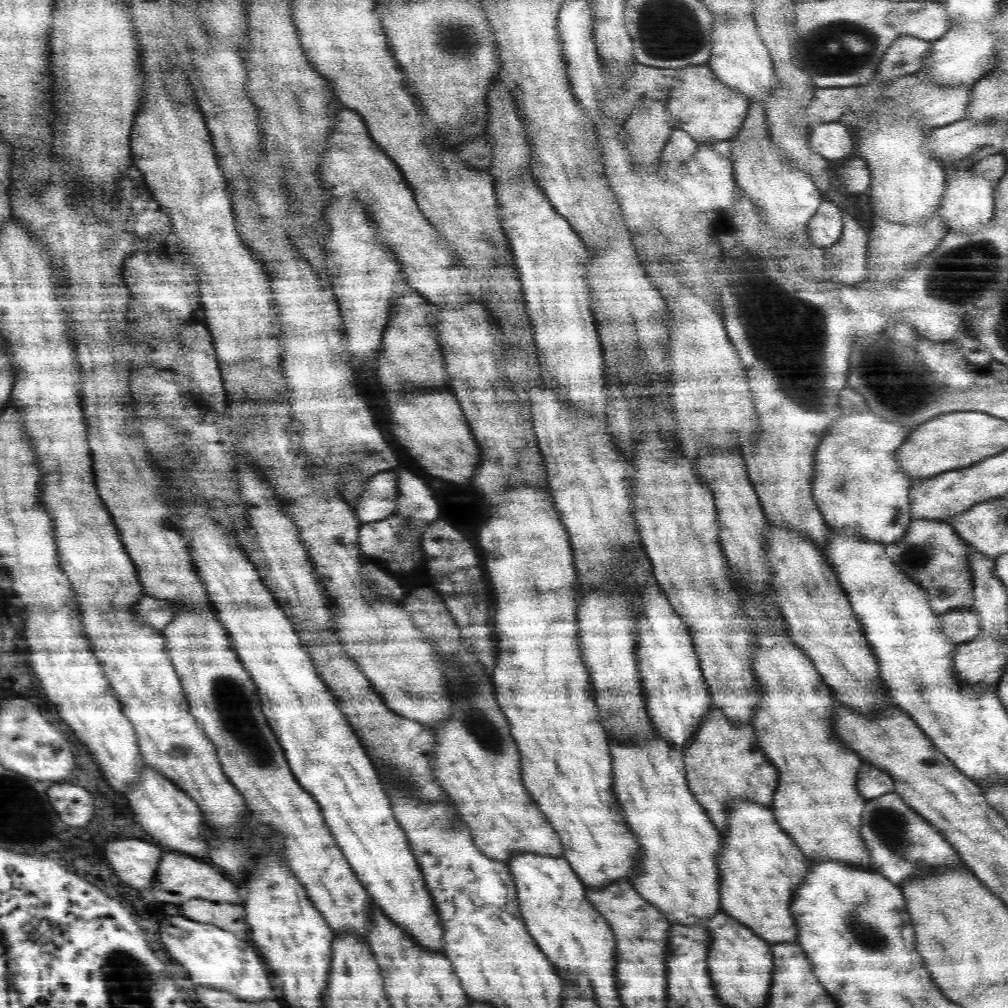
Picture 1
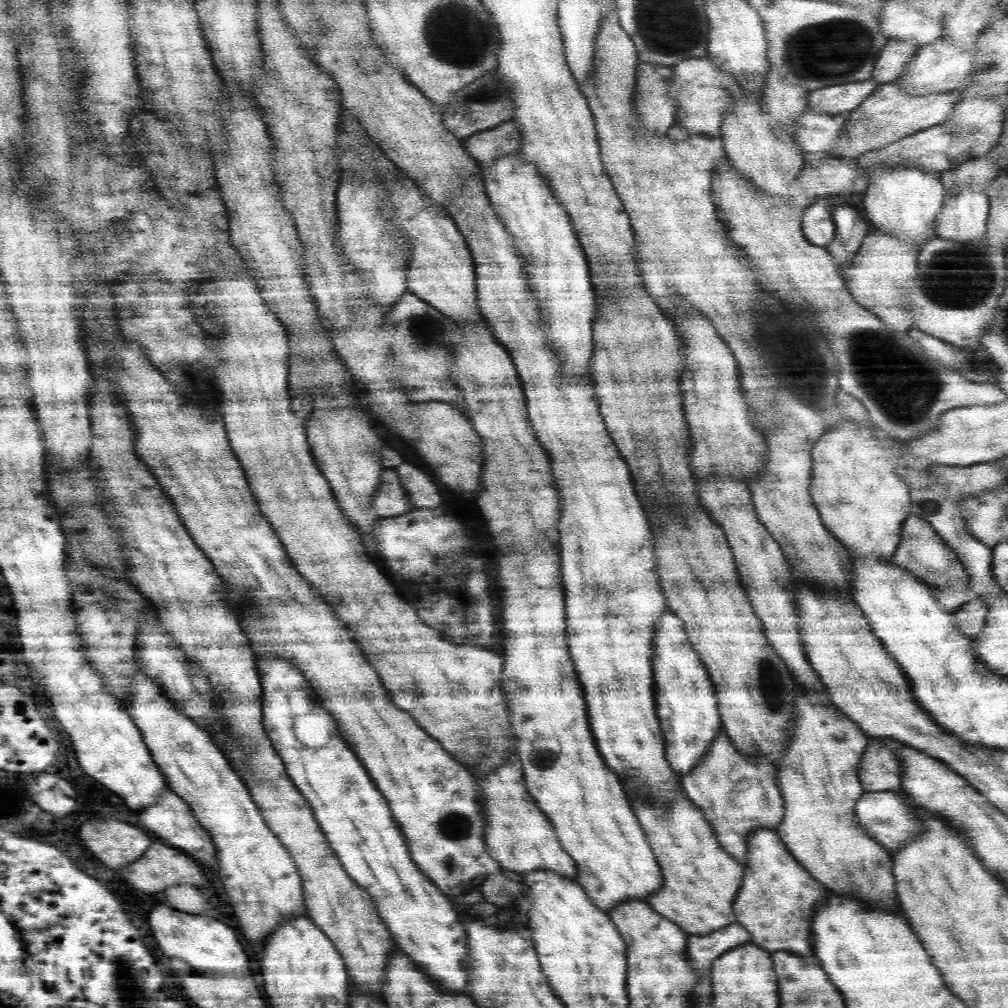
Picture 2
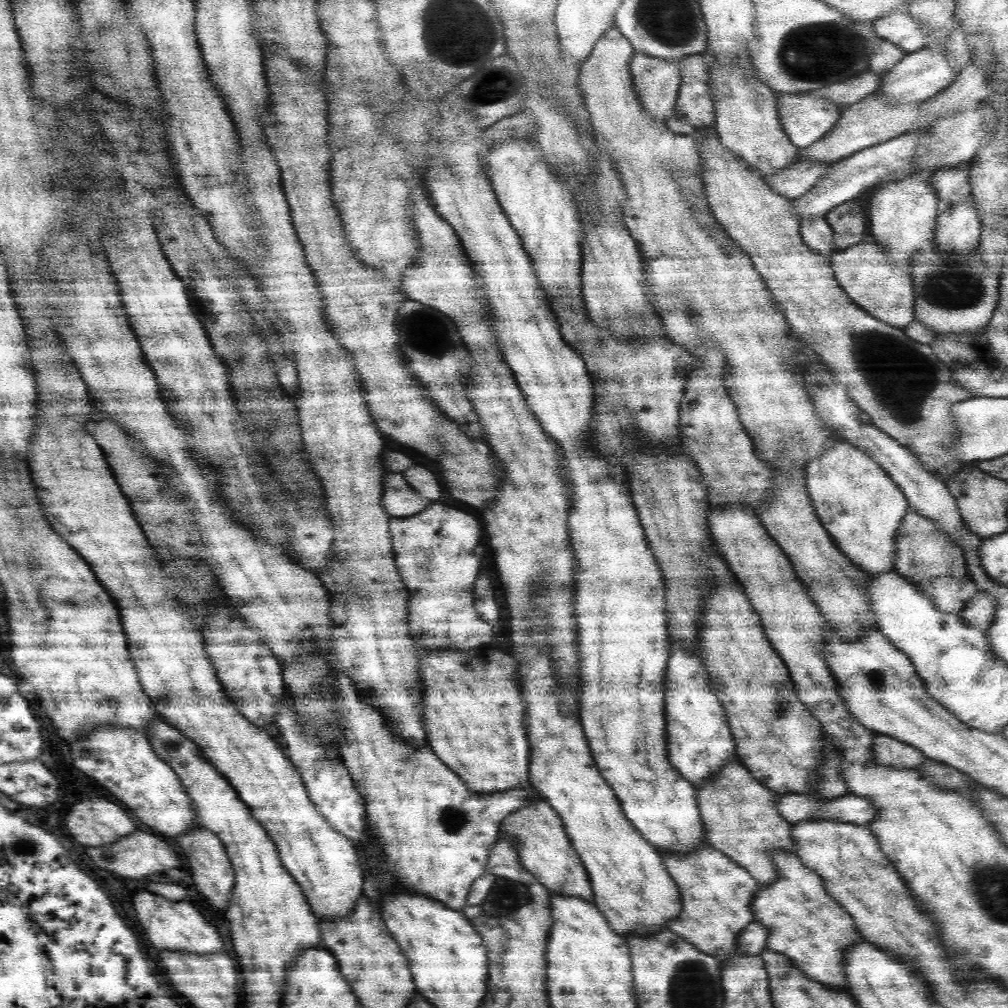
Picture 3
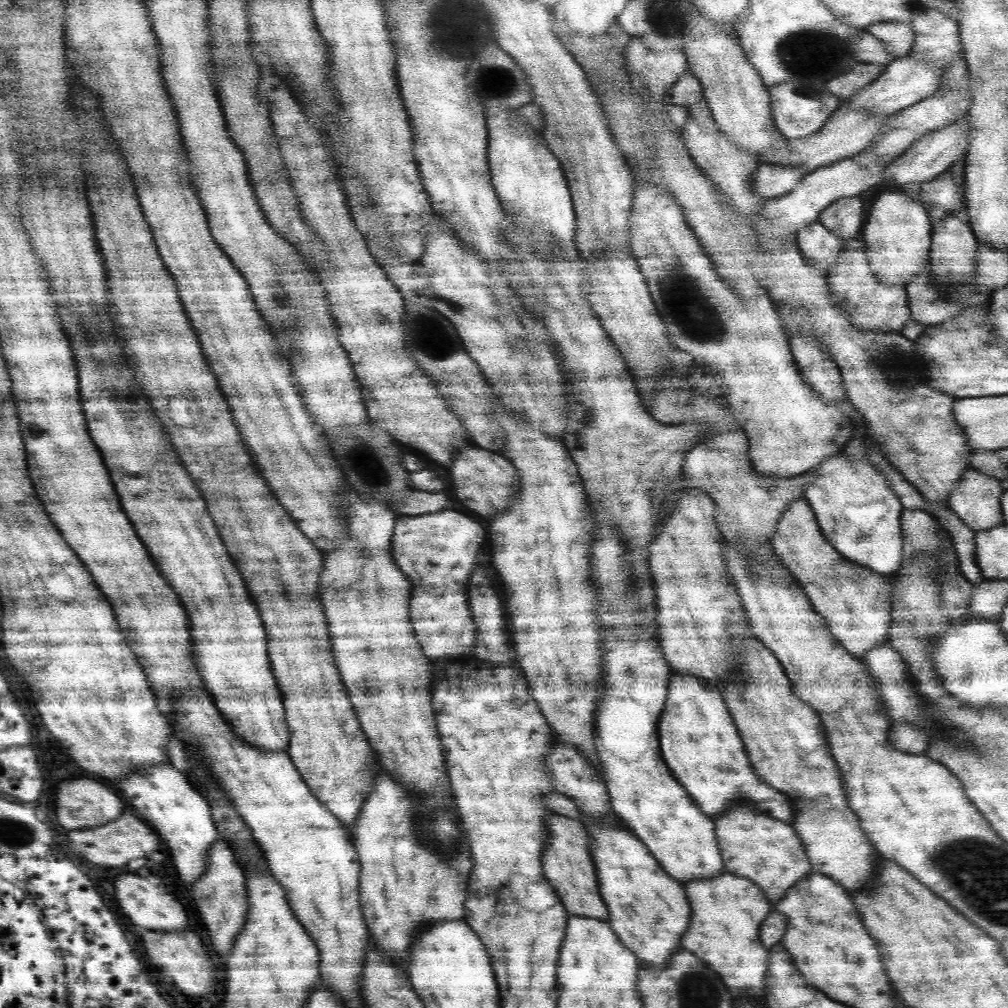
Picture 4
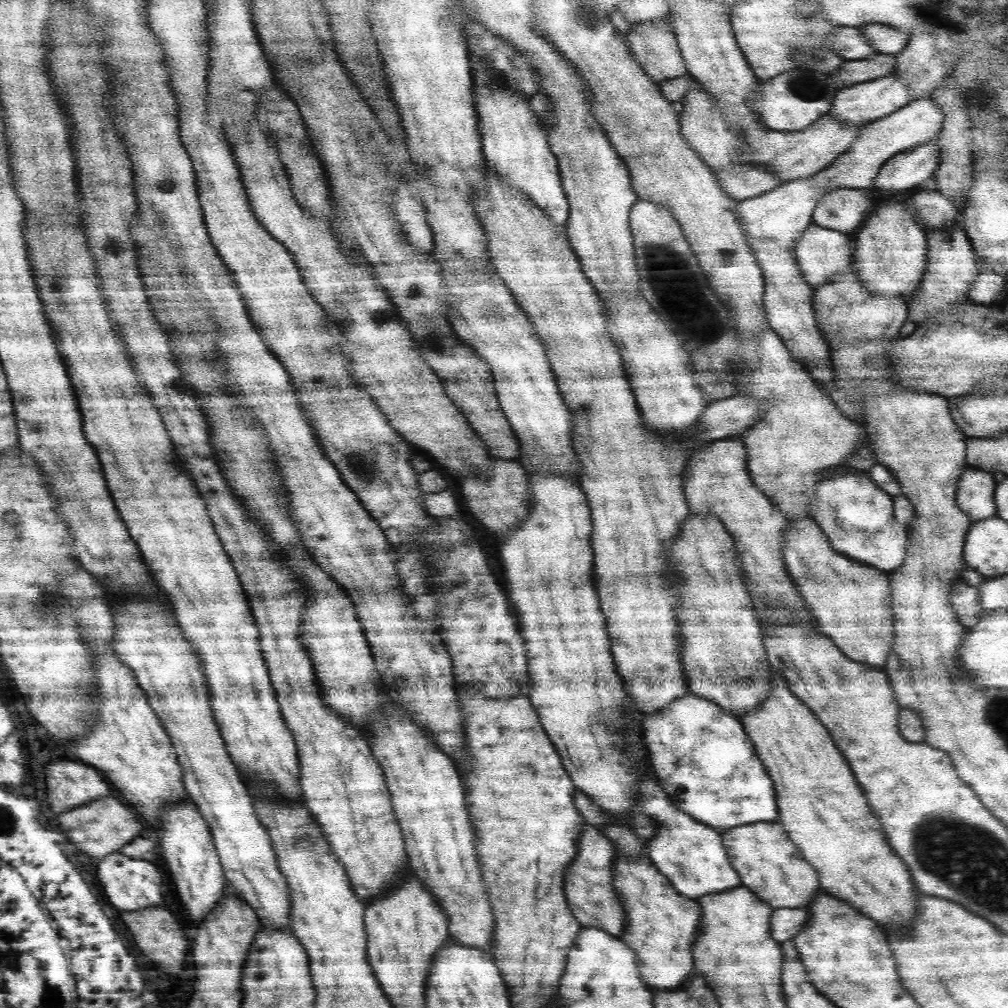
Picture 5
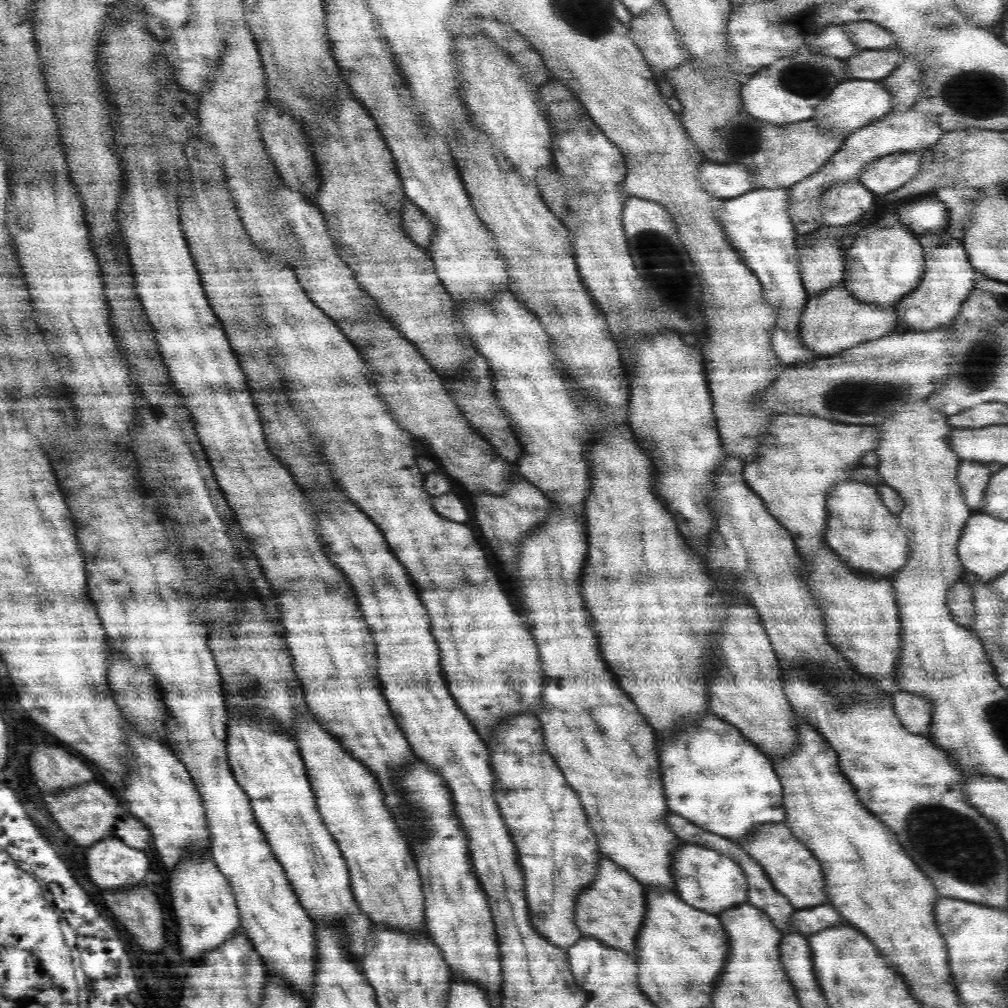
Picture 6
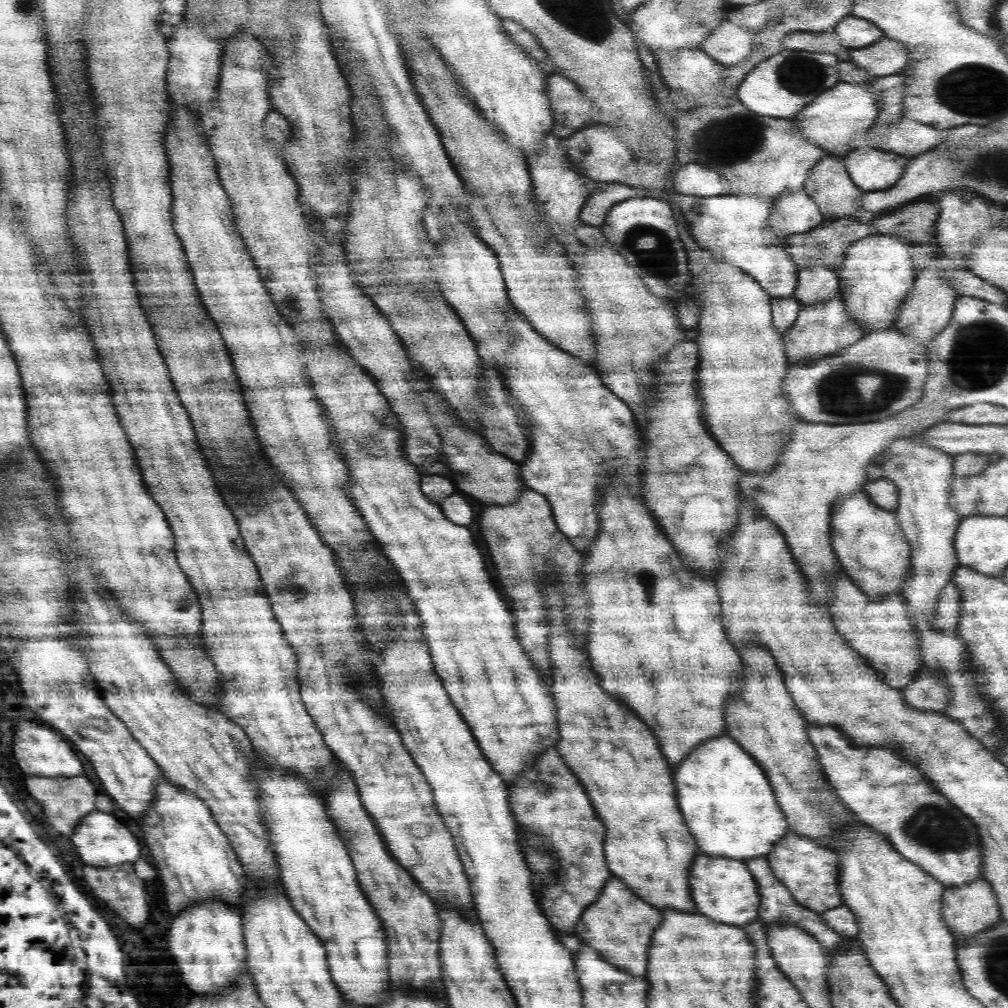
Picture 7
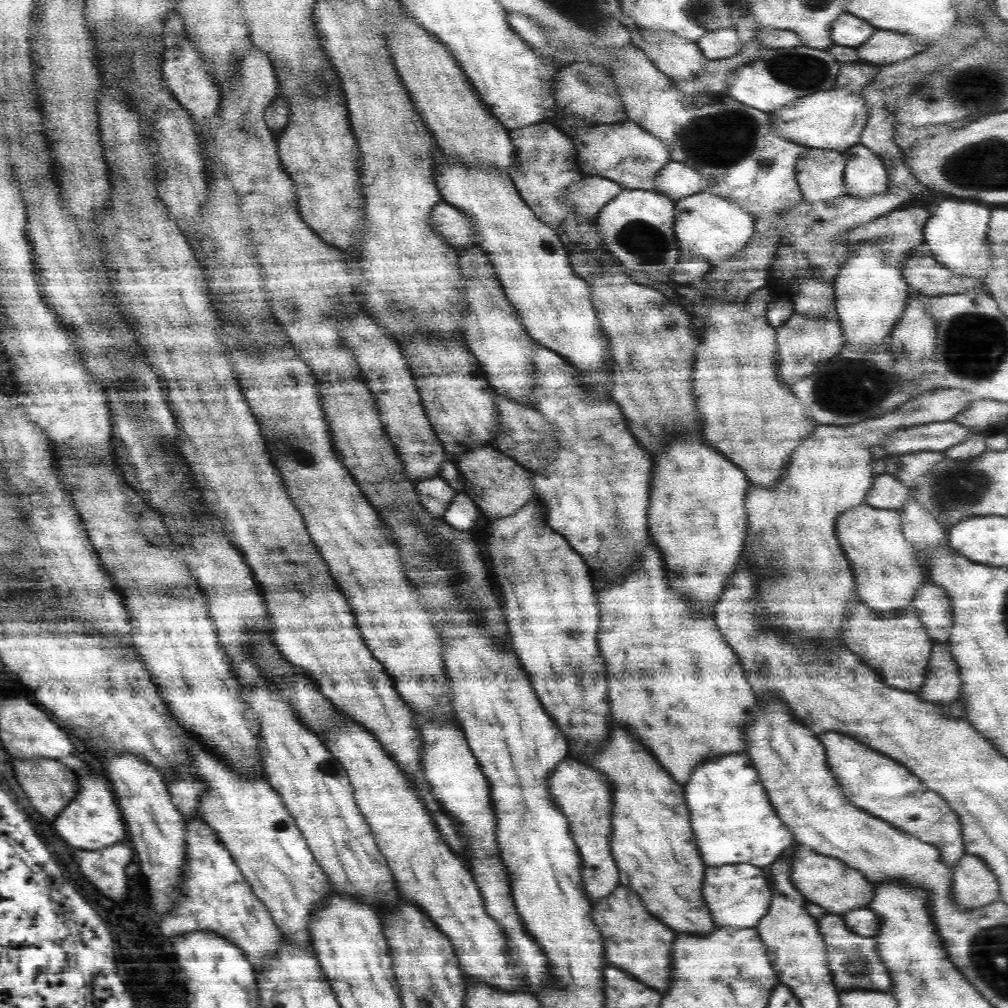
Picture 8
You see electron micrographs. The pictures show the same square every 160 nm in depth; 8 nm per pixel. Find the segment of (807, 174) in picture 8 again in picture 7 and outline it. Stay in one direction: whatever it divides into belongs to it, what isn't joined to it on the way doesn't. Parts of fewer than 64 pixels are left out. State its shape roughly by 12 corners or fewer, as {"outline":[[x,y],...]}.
{"outline":[[822,156],[804,190],[827,218],[844,218],[865,192],[842,158]]}

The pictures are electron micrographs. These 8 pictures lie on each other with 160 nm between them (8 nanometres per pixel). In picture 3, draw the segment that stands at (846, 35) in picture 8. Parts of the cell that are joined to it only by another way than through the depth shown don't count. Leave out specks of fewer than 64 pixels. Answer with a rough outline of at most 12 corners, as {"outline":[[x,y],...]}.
{"outline":[[892,13],[871,25],[874,34],[906,53],[926,44],[924,29],[908,14]]}

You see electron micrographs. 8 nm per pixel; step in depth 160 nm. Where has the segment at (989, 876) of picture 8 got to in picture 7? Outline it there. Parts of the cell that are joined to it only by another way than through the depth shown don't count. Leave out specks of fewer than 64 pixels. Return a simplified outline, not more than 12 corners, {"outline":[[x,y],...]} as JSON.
{"outline":[[982,877],[946,887],[942,917],[955,938],[1002,920]]}

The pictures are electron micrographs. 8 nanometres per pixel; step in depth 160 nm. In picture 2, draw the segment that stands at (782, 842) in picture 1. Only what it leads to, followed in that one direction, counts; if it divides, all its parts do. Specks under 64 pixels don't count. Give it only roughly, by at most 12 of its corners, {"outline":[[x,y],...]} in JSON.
{"outline":[[762,830],[734,901],[765,951],[815,958],[830,891]]}

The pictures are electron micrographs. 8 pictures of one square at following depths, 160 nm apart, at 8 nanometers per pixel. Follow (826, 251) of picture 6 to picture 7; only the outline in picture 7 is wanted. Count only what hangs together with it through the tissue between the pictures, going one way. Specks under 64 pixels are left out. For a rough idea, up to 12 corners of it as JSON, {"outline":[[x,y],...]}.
{"outline":[[828,265],[802,270],[796,301],[804,307],[840,296],[838,276]]}

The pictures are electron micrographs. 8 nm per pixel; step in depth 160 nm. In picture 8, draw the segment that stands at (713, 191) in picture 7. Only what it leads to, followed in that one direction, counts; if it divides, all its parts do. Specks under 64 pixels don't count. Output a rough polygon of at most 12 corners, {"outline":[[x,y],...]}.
{"outline":[[674,160],[654,183],[673,200],[704,188],[696,168]]}

